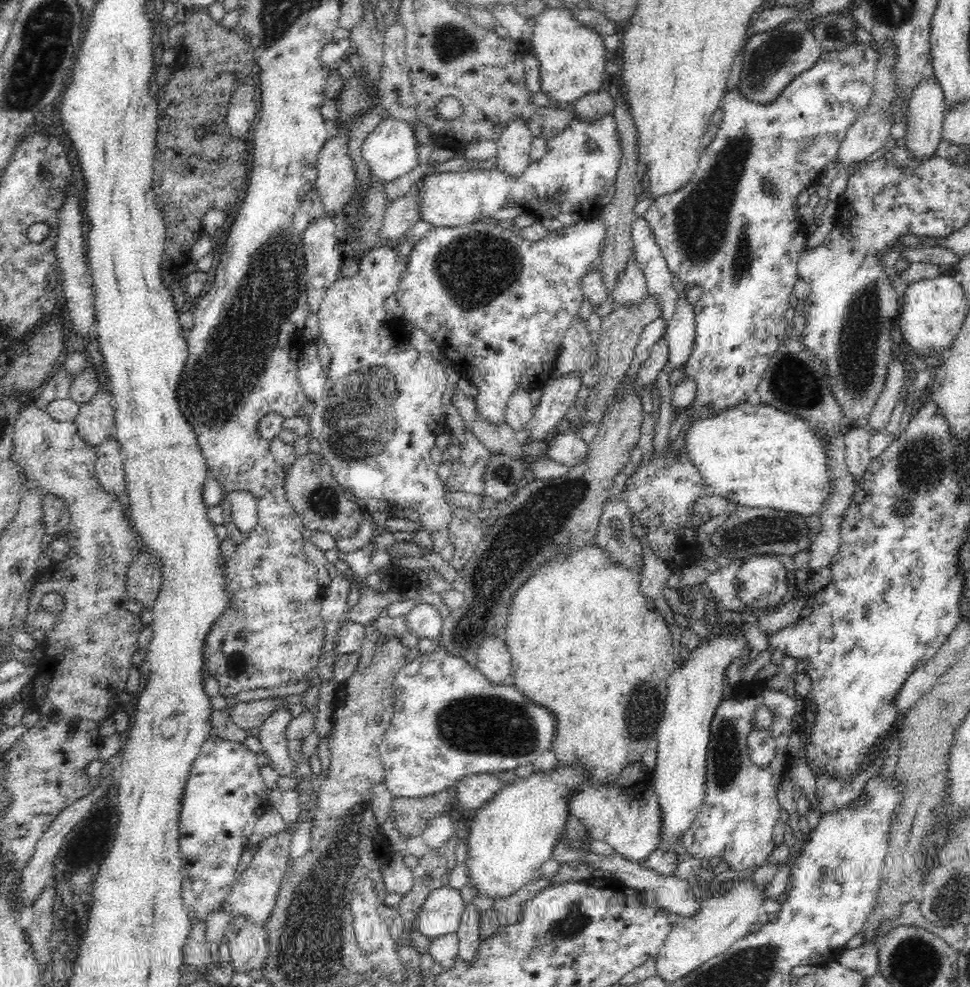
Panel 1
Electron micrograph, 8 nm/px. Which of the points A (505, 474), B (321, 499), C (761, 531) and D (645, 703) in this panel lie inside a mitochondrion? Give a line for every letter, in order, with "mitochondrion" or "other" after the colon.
A: mitochondrion
B: mitochondrion
C: mitochondrion
D: mitochondrion

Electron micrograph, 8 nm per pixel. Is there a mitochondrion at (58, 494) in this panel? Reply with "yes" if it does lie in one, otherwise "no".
no

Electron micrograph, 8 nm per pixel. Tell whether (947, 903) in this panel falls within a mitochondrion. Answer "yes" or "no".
yes

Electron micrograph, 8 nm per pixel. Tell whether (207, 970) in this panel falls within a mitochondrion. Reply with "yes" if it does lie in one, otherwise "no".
no

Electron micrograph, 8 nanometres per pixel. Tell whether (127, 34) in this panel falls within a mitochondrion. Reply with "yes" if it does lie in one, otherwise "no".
no

